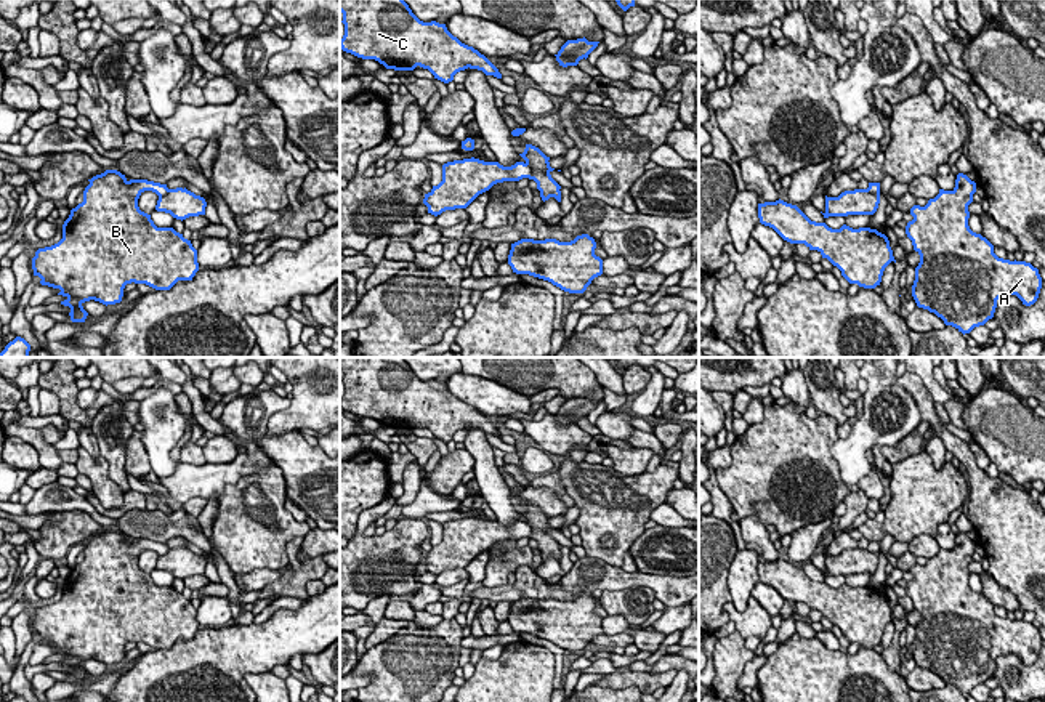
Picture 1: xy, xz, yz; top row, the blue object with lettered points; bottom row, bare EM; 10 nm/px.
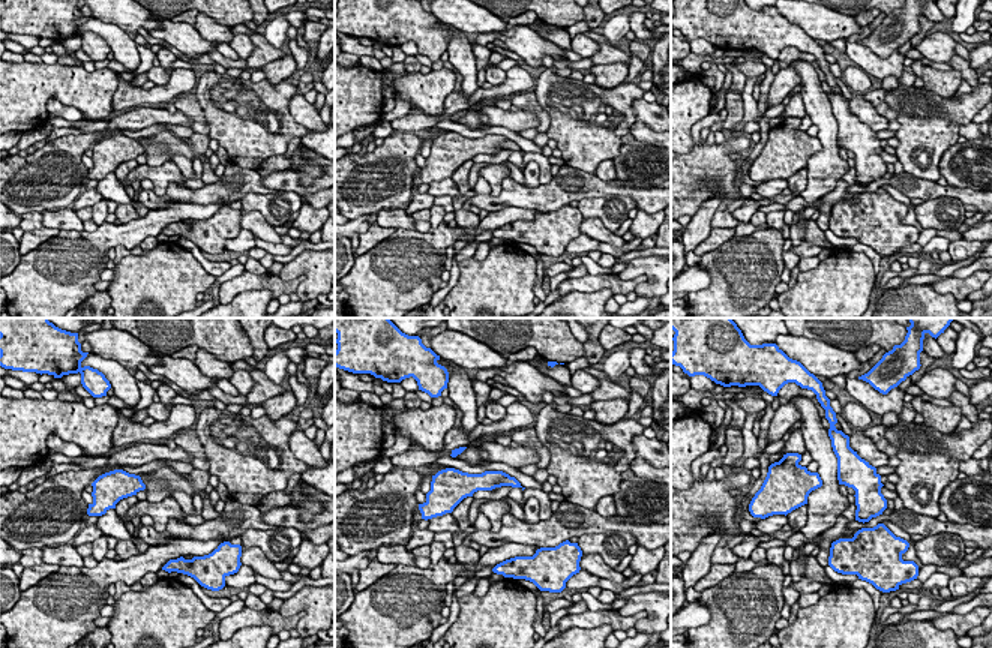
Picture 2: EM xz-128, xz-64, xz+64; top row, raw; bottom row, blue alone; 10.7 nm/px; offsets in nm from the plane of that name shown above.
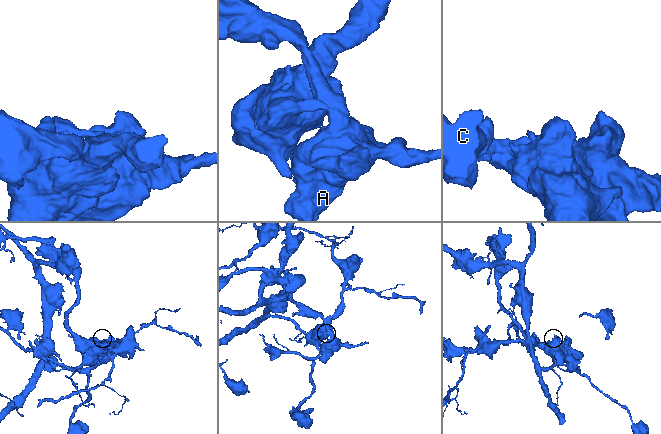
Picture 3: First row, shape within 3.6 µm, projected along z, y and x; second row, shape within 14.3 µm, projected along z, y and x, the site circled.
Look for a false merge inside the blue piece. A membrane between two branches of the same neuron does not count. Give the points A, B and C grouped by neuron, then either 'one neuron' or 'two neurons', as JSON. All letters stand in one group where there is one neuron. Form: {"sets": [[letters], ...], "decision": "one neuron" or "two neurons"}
{"sets": [["A", "B", "C"]], "decision": "one neuron"}

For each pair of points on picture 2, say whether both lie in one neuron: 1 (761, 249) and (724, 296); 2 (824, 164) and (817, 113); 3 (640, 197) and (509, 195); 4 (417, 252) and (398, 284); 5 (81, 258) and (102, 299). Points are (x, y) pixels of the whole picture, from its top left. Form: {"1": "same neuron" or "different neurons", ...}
{"1": "same neuron", "2": "same neuron", "3": "same neuron", "4": "same neuron", "5": "different neurons"}

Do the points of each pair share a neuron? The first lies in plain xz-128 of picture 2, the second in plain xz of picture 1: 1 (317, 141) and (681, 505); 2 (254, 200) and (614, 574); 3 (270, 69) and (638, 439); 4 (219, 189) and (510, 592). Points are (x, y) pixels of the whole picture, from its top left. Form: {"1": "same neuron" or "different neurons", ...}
{"1": "different neurons", "2": "different neurons", "3": "different neurons", "4": "same neuron"}

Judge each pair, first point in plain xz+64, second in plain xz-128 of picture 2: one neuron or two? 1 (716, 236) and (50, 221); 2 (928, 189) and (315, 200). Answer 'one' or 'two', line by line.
1: two
2: one

